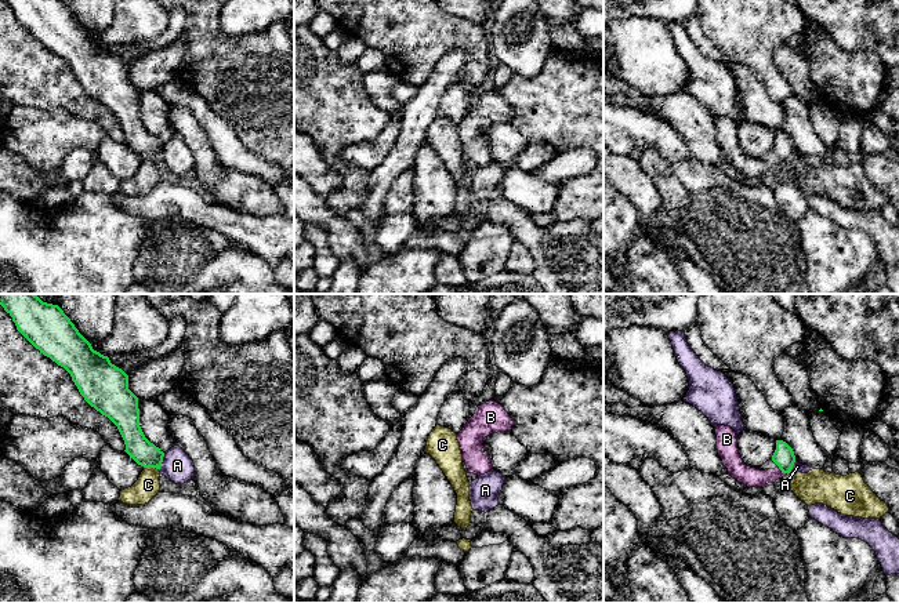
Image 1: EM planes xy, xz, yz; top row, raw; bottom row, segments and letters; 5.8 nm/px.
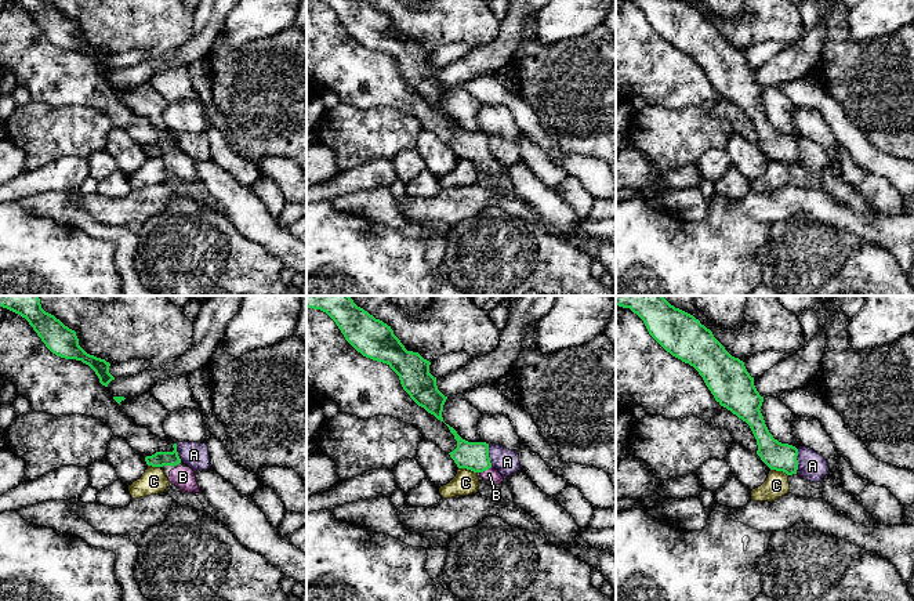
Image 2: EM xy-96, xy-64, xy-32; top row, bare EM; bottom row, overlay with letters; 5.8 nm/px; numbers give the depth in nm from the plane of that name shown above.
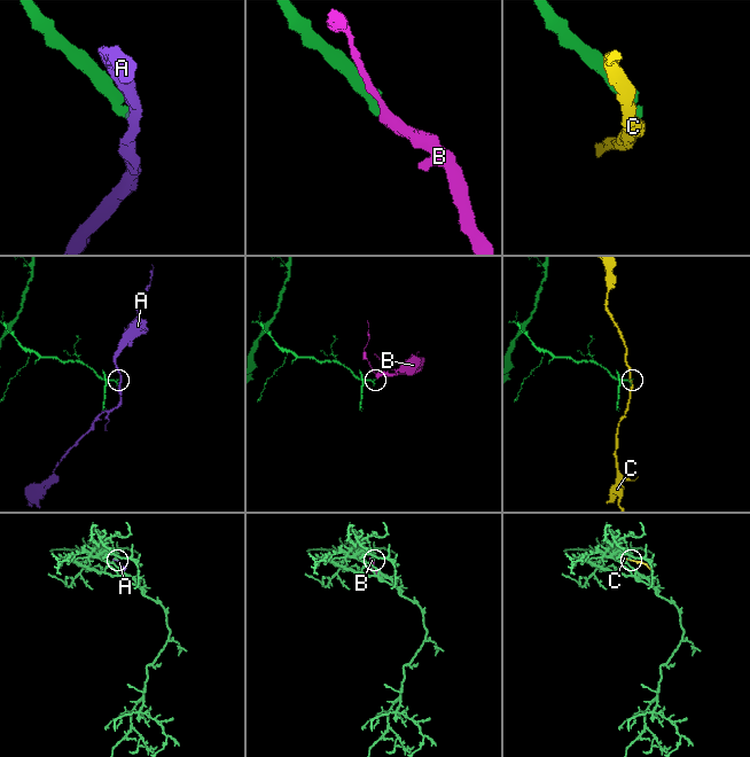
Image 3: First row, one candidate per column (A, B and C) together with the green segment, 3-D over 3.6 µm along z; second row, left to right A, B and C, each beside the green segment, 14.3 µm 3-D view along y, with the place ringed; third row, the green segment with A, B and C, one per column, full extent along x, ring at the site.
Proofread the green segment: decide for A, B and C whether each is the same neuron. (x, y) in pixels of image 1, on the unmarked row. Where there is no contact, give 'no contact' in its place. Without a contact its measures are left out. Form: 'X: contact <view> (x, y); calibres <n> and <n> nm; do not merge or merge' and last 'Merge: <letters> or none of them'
A: contact xy (162, 152); calibres 150 and 180 nm; do not merge
B: contact yz (780, 160); calibres 120 and 120 nm; merge
C: contact xy (151, 157); calibres 150 and 140 nm; do not merge
Merge: B

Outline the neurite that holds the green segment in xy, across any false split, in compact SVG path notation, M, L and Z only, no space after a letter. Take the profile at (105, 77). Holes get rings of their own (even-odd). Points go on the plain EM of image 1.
M4 0L17 21L44 47L64 58L84 91L108 108L119 120L126 144L144 159L160 160L164 144L151 134L139 117L138 88L128 80L128 66L110 54L108 47L94 41L62 0Z

